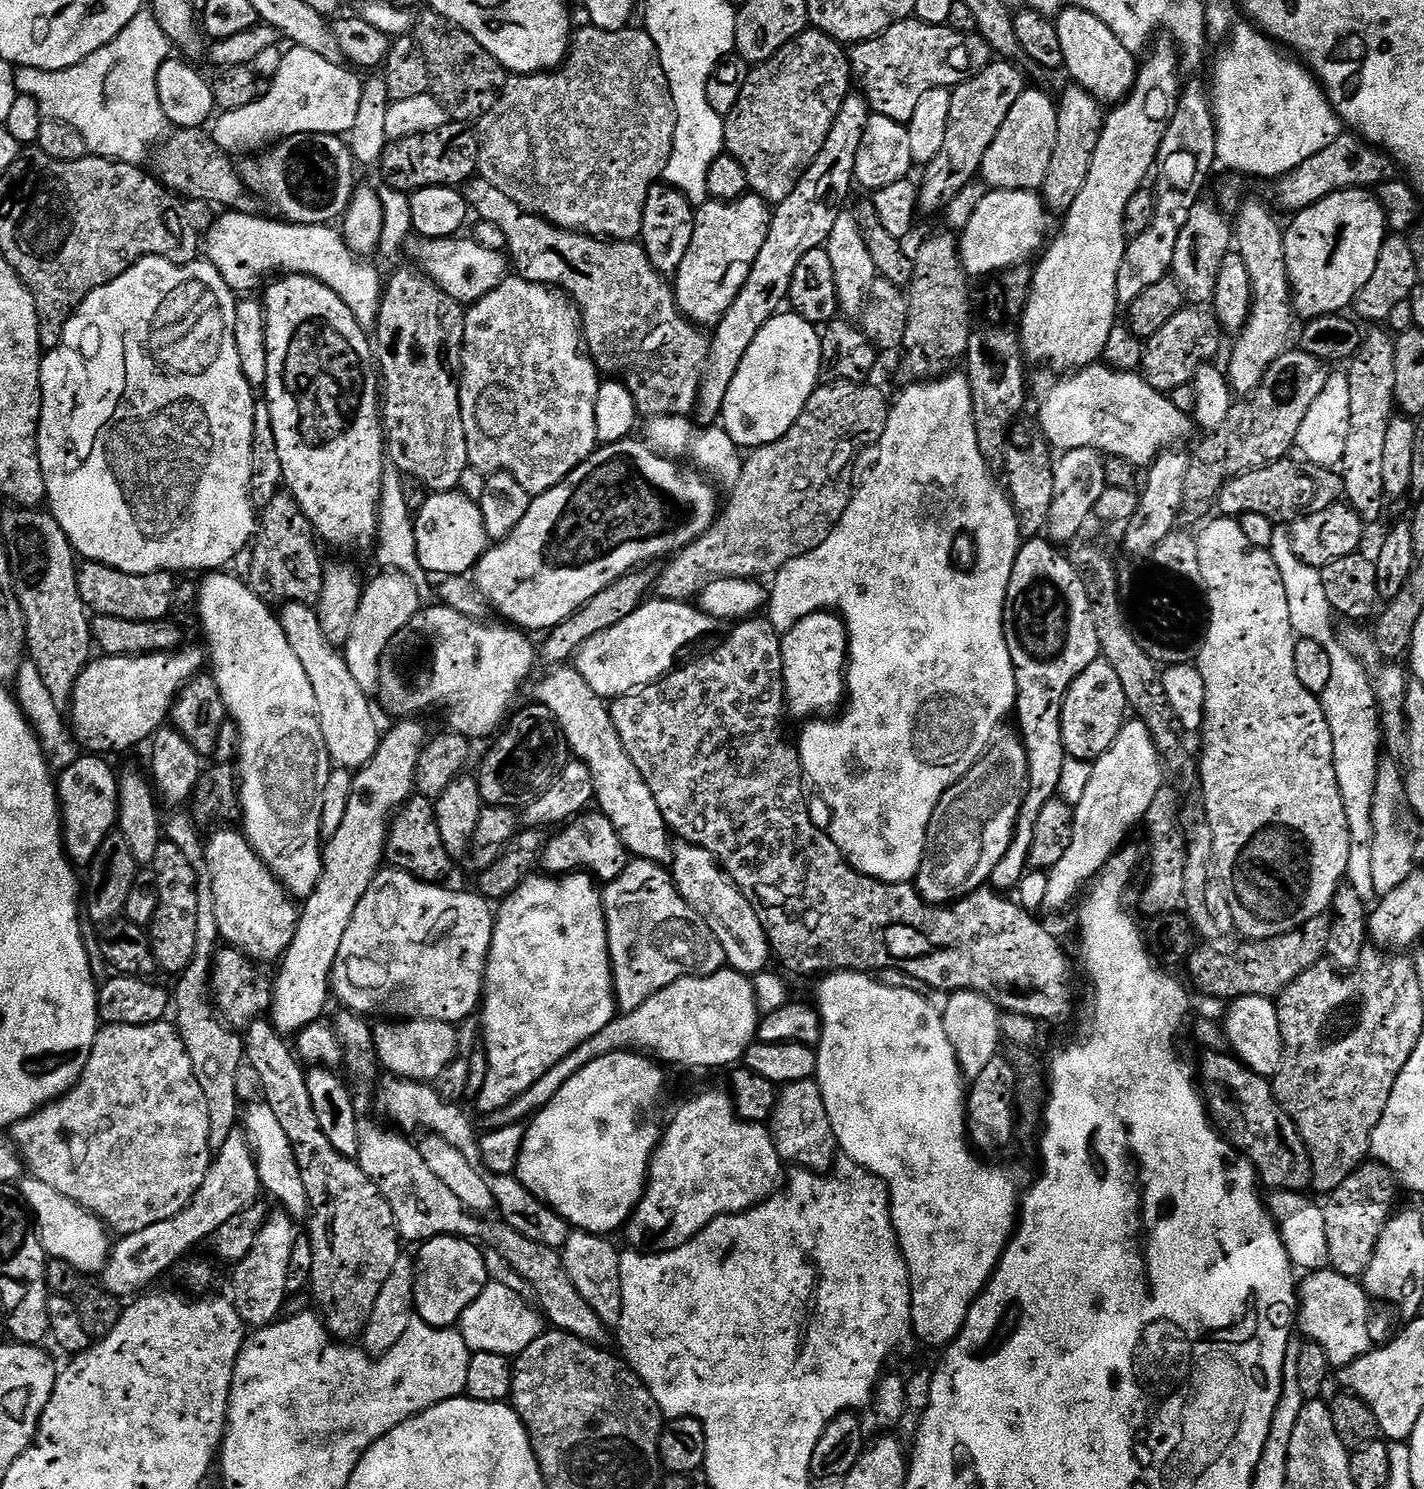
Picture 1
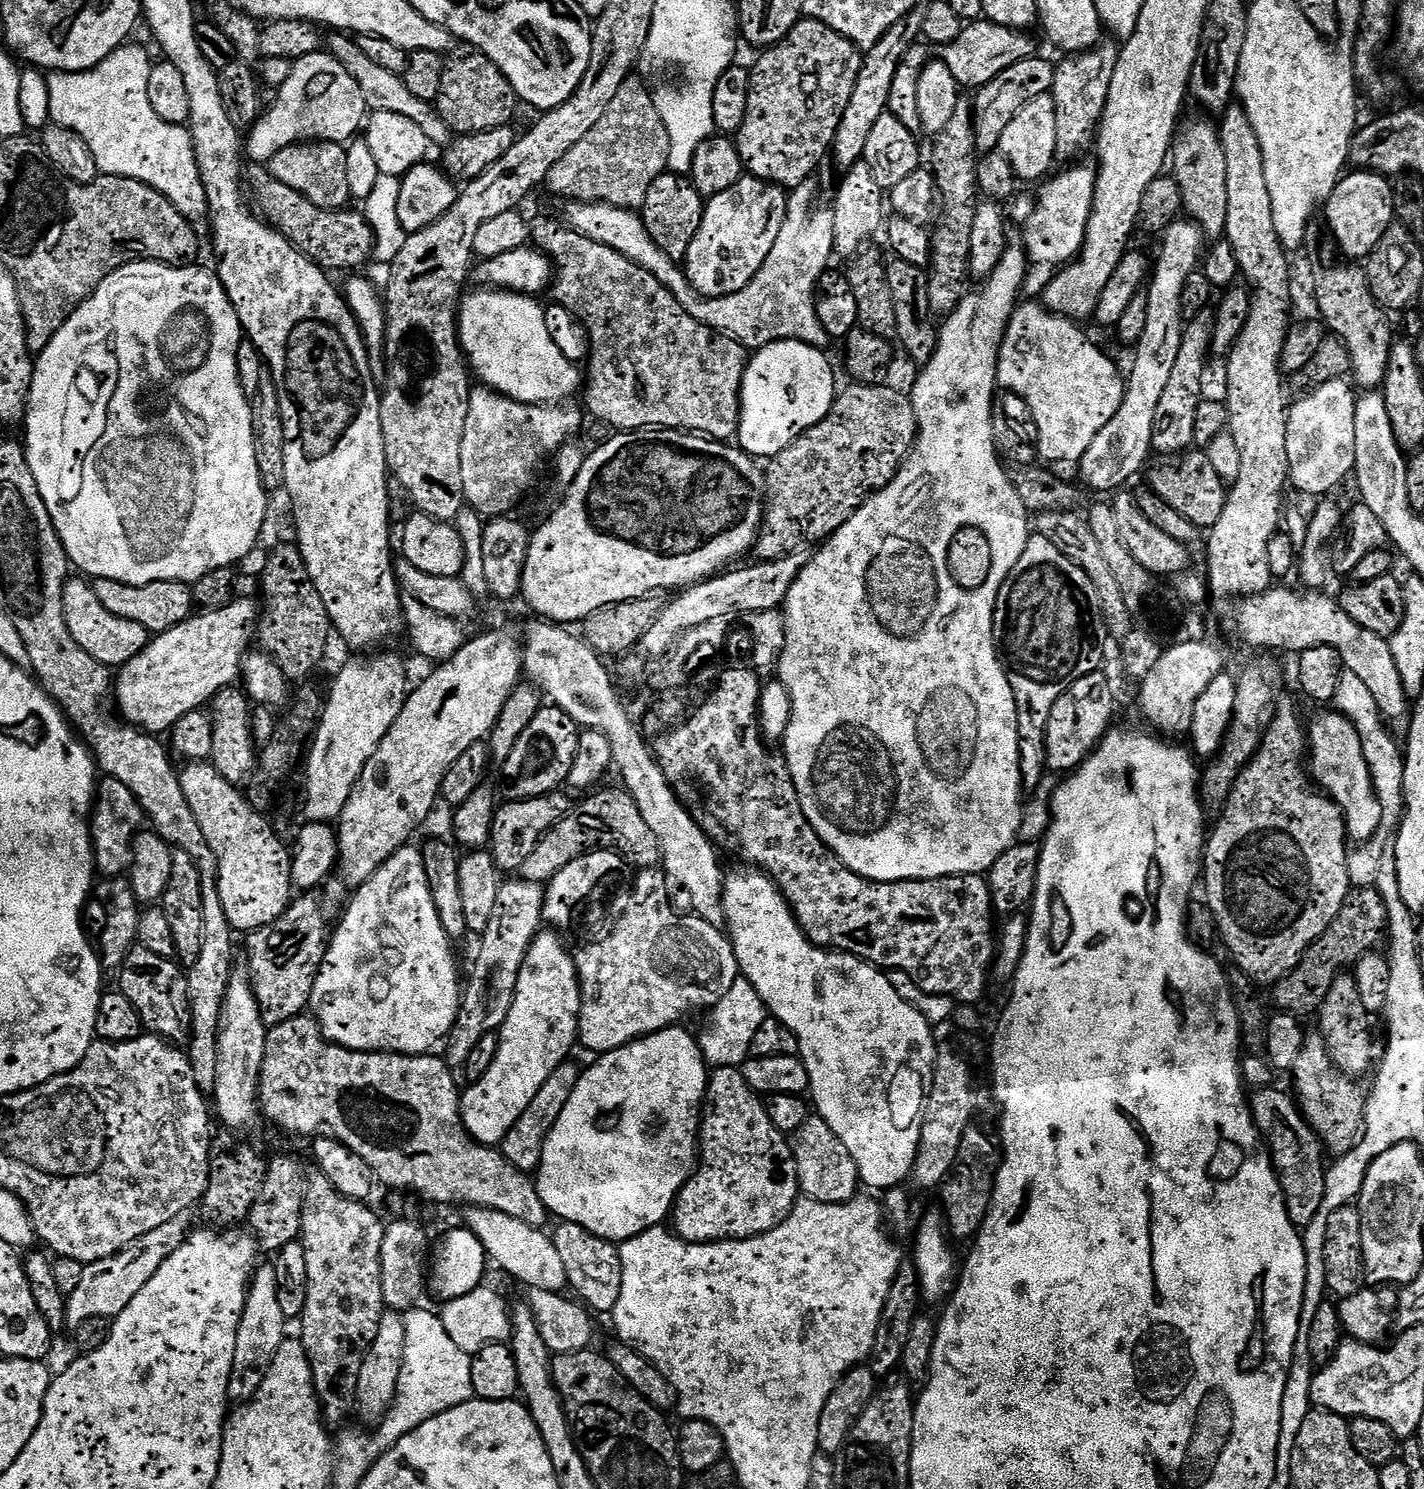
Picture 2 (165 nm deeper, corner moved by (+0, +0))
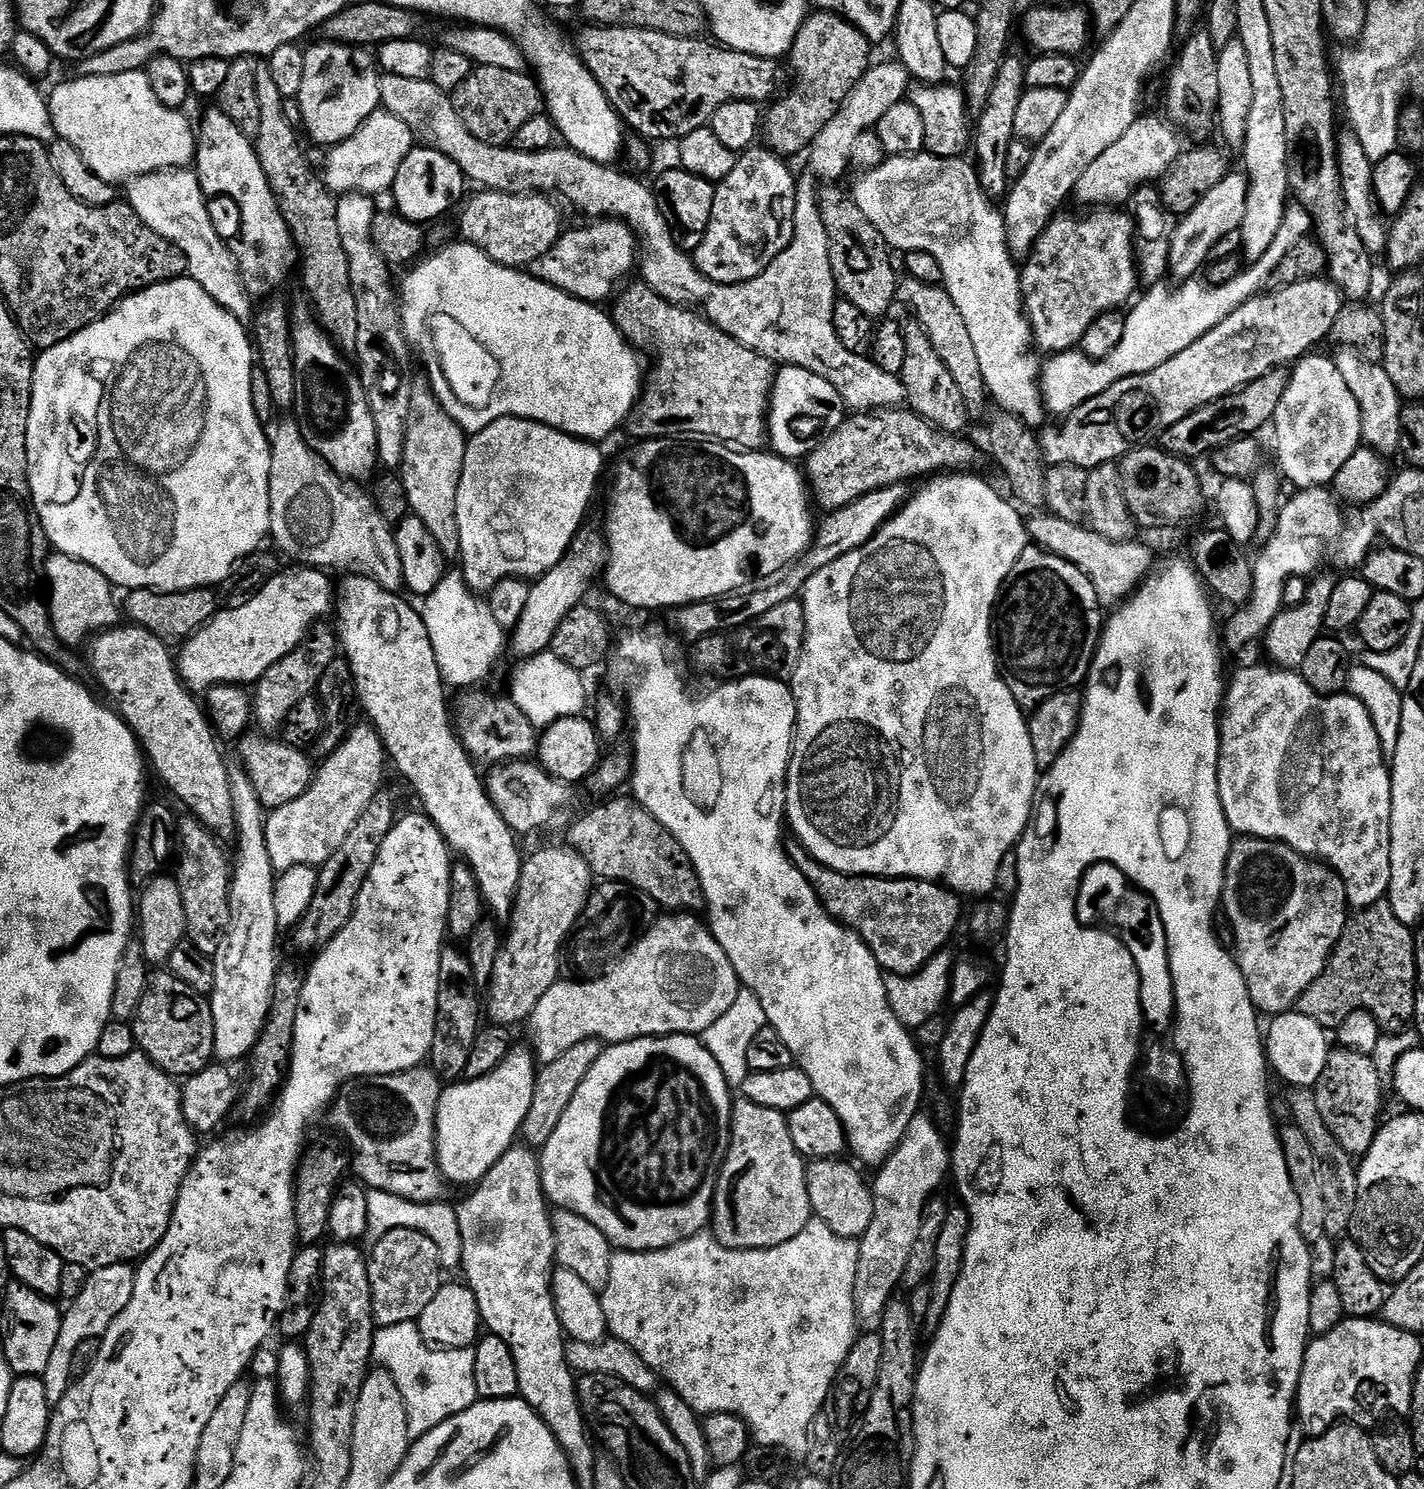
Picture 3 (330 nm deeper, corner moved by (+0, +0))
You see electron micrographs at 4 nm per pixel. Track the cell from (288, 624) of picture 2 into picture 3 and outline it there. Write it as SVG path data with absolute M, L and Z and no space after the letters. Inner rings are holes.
M320 626L303 640L294 651L286 654L282 662L274 662L270 670L254 685L254 724L261 733L276 734L283 729L290 710L305 698L313 695L320 687L320 679L326 674L326 668L338 659L338 636L325 626Z

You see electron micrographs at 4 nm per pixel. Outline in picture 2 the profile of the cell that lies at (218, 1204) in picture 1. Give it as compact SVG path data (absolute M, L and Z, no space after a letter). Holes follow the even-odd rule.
M187 1215L170 1218L170 1222L158 1226L158 1230L150 1230L150 1234L142 1234L142 1238L138 1238L118 1254L84 1265L79 1285L66 1298L67 1327L74 1330L90 1318L108 1320L122 1314L122 1310L130 1306L134 1294L138 1294L138 1290L142 1290L142 1286L146 1286L146 1282L150 1282L150 1278L158 1274L158 1266L162 1266L162 1262L166 1262L166 1258L170 1258L170 1254L174 1254L174 1250L178 1250L182 1242L186 1242L190 1231L188 1219Z

